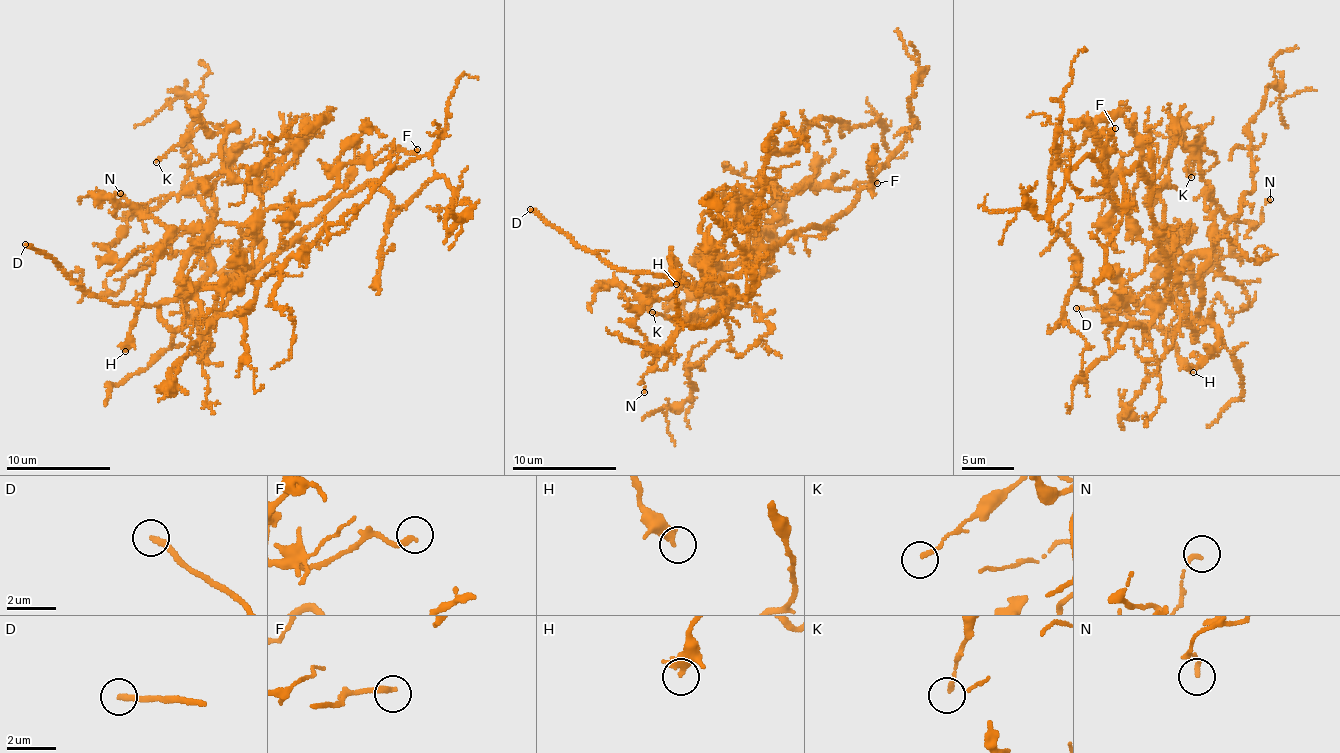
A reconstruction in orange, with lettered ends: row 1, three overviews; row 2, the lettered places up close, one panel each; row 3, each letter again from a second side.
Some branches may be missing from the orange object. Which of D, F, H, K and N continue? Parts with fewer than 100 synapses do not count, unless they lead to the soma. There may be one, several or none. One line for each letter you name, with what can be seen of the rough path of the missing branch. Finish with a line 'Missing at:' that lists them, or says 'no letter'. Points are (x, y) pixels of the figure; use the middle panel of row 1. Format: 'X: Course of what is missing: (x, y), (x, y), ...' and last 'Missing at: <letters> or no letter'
Missing at: D

